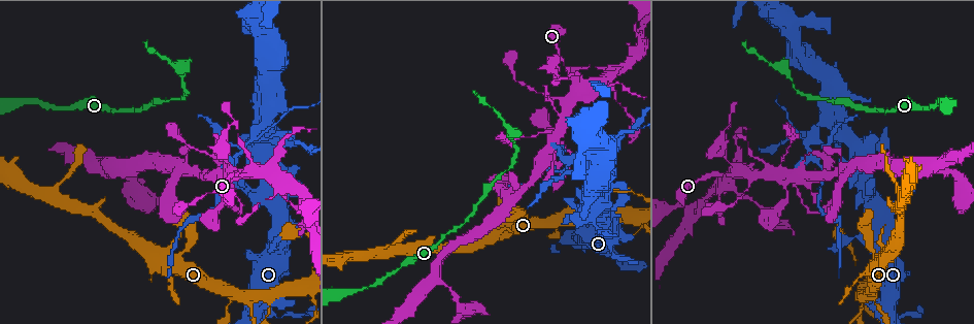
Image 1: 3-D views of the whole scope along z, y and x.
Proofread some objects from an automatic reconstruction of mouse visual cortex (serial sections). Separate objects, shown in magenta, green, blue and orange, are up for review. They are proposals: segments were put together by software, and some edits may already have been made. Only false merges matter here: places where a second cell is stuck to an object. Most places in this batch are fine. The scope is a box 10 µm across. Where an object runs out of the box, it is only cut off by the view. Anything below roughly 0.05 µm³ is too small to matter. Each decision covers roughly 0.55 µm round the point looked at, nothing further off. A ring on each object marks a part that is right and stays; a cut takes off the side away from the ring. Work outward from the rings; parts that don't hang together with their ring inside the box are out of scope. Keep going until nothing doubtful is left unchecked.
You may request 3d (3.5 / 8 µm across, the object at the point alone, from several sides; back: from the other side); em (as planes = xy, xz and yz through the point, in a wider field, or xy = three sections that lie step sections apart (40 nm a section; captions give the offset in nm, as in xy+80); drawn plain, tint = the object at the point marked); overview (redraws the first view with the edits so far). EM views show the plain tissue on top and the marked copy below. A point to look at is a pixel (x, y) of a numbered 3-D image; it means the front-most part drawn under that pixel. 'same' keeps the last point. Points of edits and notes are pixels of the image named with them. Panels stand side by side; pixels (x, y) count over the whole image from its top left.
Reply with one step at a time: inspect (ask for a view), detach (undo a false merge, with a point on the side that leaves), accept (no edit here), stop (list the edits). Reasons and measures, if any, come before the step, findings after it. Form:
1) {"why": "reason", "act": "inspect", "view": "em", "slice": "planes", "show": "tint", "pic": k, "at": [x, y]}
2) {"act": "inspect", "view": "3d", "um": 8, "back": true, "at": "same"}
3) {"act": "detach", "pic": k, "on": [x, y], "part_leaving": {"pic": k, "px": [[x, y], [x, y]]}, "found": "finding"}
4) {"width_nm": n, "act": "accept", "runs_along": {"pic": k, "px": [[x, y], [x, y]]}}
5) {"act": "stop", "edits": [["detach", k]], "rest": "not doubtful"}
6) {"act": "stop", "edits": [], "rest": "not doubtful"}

{"why": "small branch off a trunk", "act": "inspect", "view": "3d", "um": 3.5, "pic": 1, "at": [250, 175]}

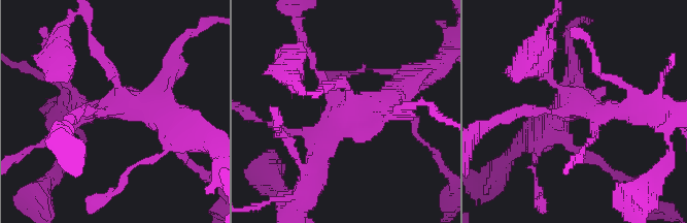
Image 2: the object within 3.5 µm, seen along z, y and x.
{"act": "inspect", "view": "em", "slice": "xy", "step": 2, "show": "tint", "pic": 2, "at": [346, 110]}

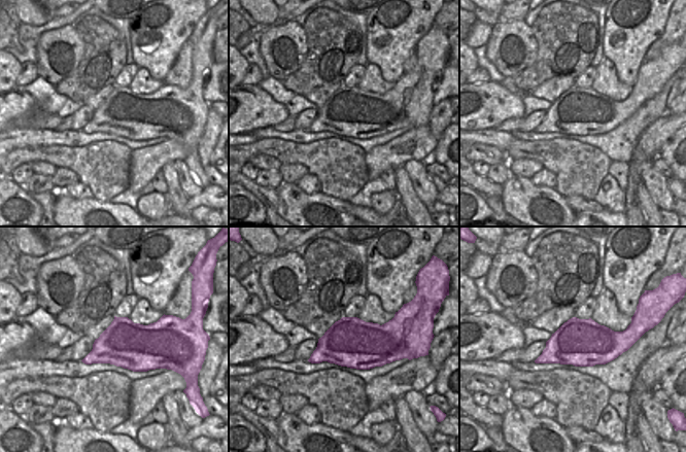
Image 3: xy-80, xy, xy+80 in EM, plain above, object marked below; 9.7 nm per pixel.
{"width_nm": 480, "act": "accept", "runs_along": {"pic": 2, "px": [[310, 56], [345, 105], [316, 166]]}, "found": "all the same cell"}

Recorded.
{"why": "a narrow waist", "act": "inspect", "view": "3d", "um": 3.5, "pic": 1, "at": [224, 175]}

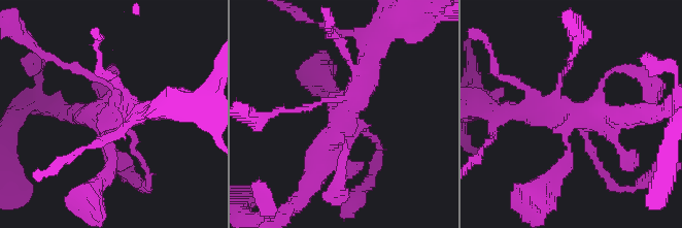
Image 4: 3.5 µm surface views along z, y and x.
{"act": "accept", "runs_along": {"pic": 4, "px": [[368, 62], [314, 181]]}, "found": "all the same cell"}

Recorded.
{"why": "thin neck", "act": "inspect", "view": "3d", "um": 3.5, "pic": 1, "at": [786, 154]}

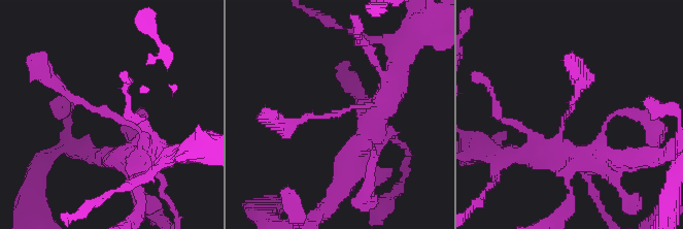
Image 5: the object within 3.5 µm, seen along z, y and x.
{"why": "now the EM", "act": "inspect", "view": "em", "slice": "planes", "show": "tint", "pic": 5, "at": [570, 112]}

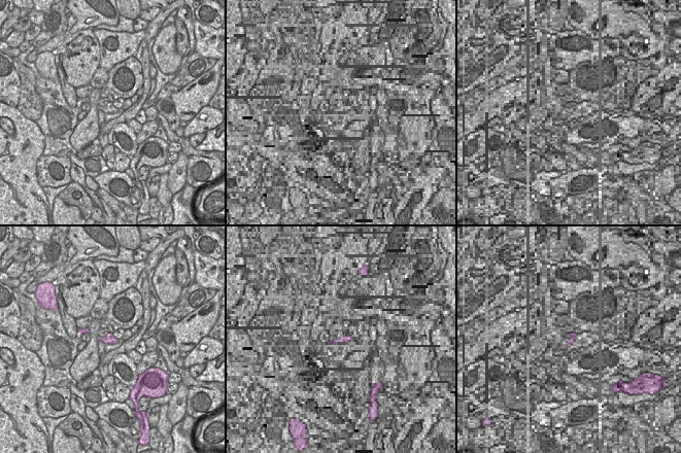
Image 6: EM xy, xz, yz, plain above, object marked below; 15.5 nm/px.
{"why": "another direction", "act": "inspect", "view": "em", "slice": "xy", "step": 5, "show": "tint", "at": "same"}

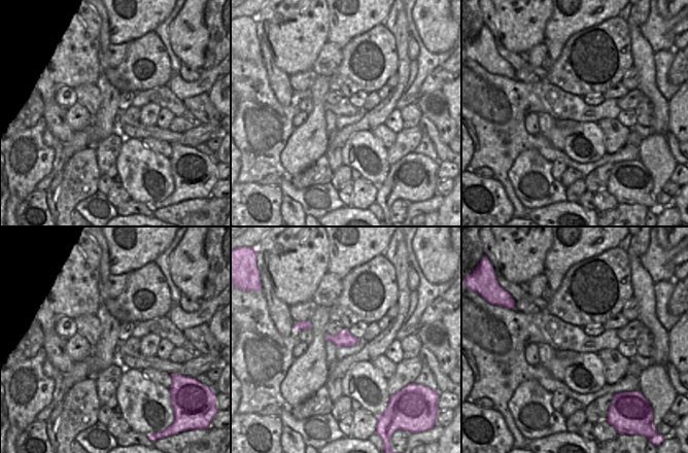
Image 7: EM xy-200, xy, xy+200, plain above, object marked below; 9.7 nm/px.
{"act": "accept", "runs_along": {"pic": 5, "px": [[157, 156], [137, 130], [71, 99], [42, 73]]}, "found": "continuous, no second cell"}

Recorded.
{"why": "arms run side by side", "act": "inspect", "view": "3d", "um": 3.5, "pic": 1, "at": [251, 141]}

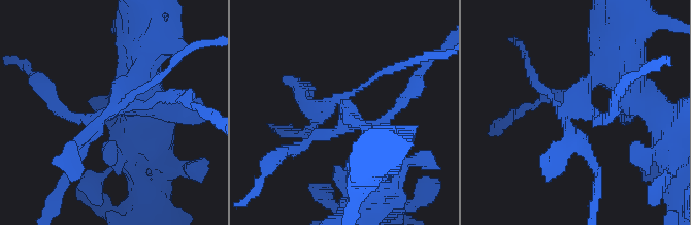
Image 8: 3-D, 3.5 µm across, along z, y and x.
{"act": "accept", "found": "one cell here"}

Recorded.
{"why": "thin neck", "act": "inspect", "view": "3d", "um": 3.5, "pic": 1, "at": [237, 126]}

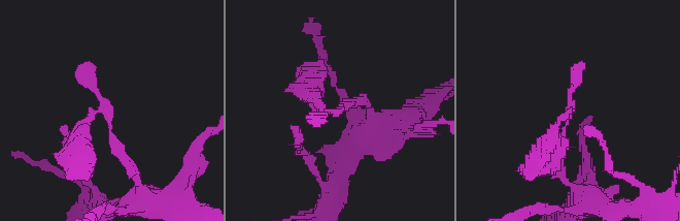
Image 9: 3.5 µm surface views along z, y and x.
{"act": "inspect", "view": "em", "slice": "planes", "show": "tint", "pic": 9, "at": [339, 106]}

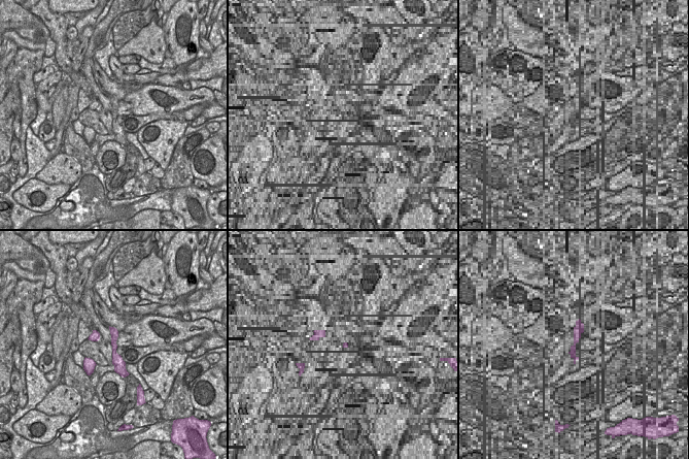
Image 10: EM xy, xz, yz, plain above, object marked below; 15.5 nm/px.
{"why": "another direction", "act": "inspect", "view": "em", "slice": "xy", "step": 3, "show": "tint", "at": "same"}

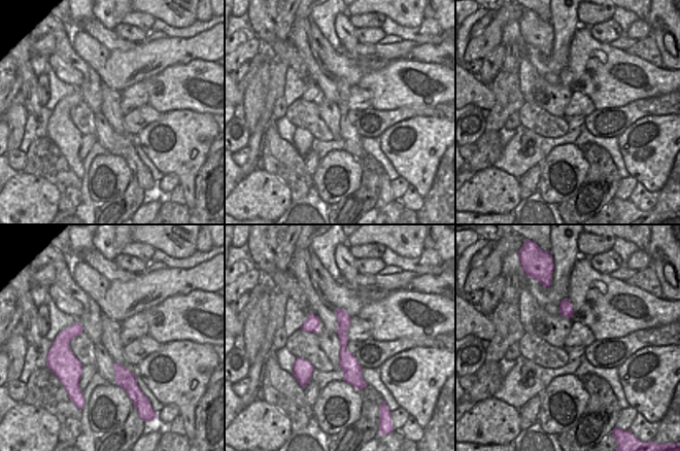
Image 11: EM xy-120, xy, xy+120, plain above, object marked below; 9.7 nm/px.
{"act": "accept", "runs_along": {"pic": 11, "px": [[338, 311], [343, 353], [360, 386]]}, "found": "continuous, no second cell"}

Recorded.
{"act": "stop", "edits": [], "rest": "not doubtful"}

